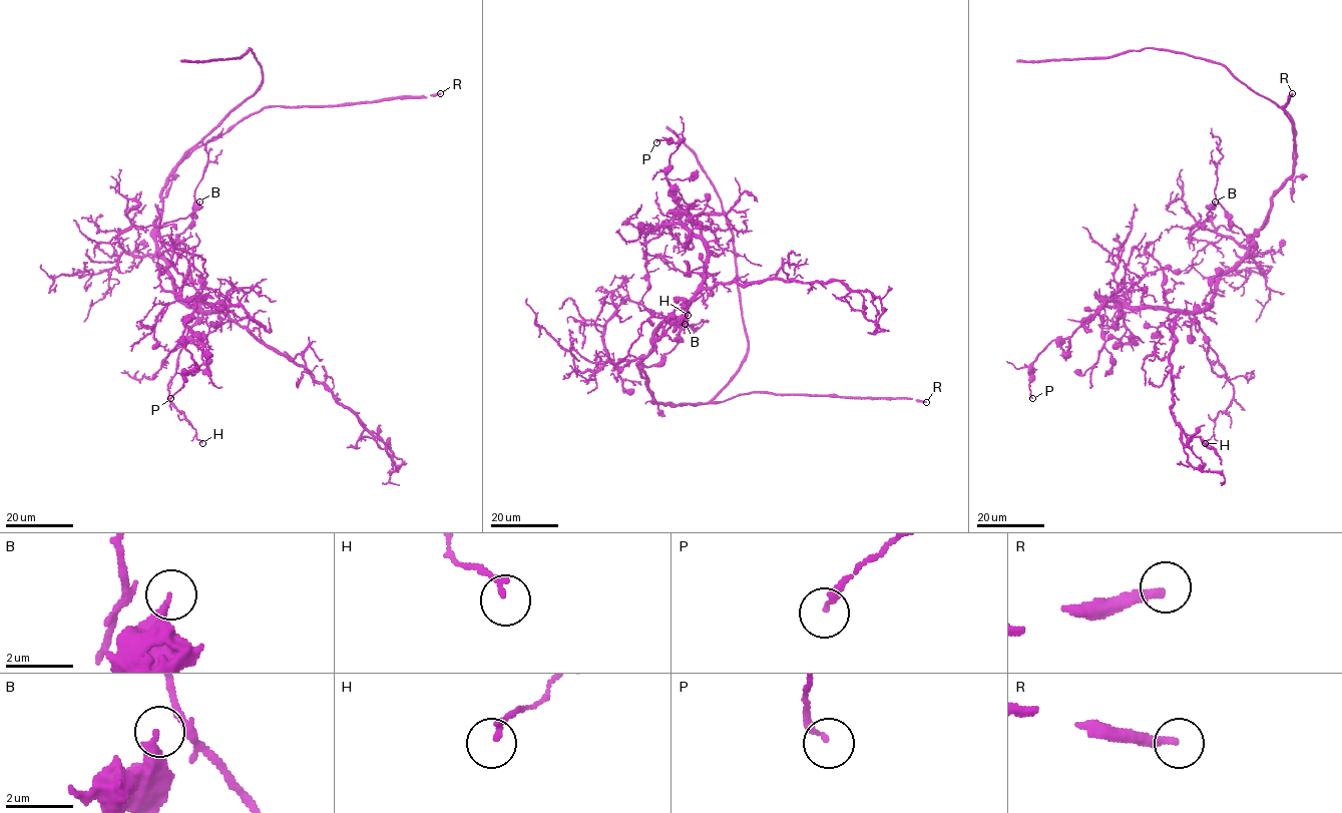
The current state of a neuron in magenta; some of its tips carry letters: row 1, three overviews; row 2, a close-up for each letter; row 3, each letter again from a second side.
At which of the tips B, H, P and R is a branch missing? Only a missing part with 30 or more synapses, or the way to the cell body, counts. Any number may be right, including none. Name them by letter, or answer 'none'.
R

